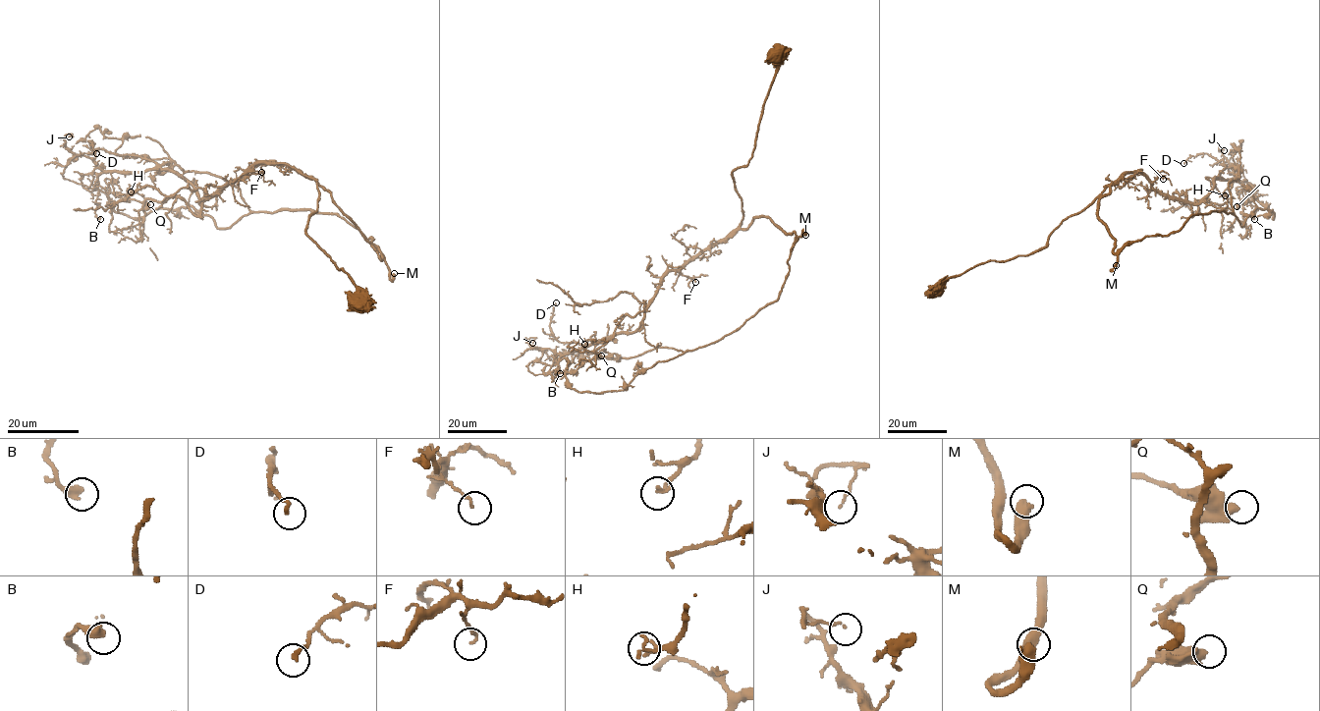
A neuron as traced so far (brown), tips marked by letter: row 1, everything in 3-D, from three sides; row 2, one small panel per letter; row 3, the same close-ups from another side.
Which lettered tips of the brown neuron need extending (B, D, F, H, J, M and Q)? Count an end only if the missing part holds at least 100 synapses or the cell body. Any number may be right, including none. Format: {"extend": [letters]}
{"extend": ["M"]}

